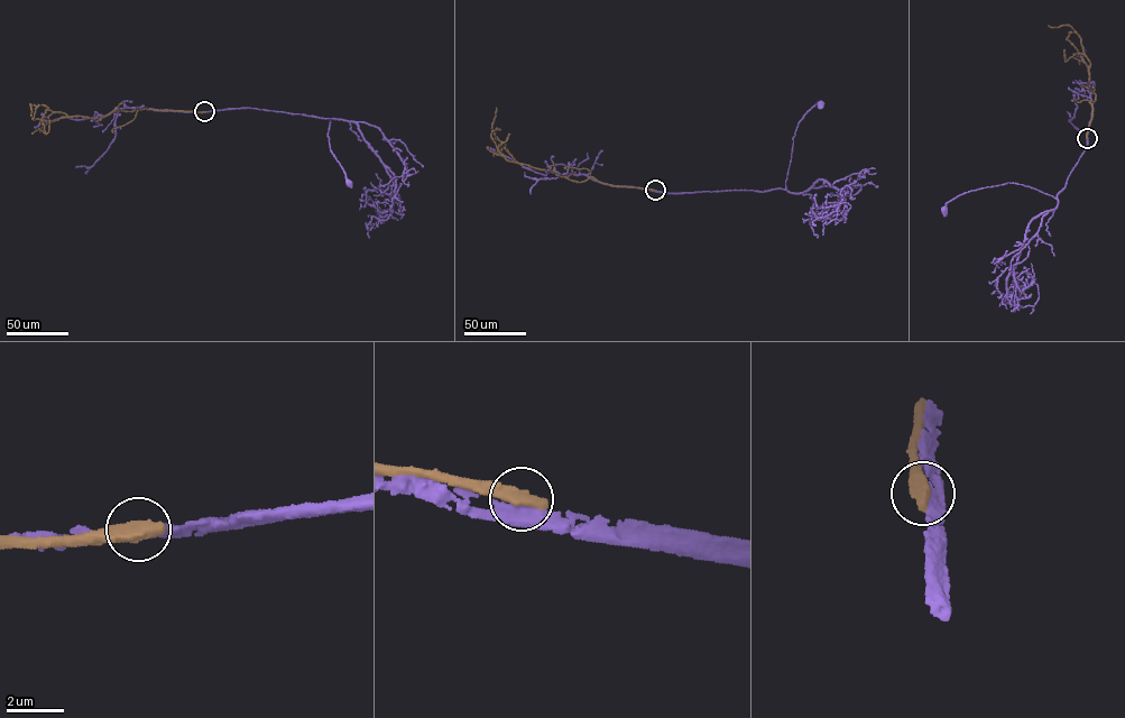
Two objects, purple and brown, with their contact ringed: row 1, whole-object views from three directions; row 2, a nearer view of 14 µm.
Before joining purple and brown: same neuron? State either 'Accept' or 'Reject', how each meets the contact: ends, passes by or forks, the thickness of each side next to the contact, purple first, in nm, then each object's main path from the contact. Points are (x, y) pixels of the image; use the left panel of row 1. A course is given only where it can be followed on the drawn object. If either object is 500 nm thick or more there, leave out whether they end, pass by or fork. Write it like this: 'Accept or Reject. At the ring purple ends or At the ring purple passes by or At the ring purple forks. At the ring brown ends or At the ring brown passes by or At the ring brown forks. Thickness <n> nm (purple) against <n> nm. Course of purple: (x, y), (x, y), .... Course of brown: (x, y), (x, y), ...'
Reject. Thickness 400 nm (purple) against 600 nm. Course of purple: (204, 112), (250, 108), (331, 119), (330, 149), (348, 183). Course of brown: (204, 111), (145, 108), (118, 110), (98, 118), (67, 116), (44, 106), (30, 104), (30, 116)

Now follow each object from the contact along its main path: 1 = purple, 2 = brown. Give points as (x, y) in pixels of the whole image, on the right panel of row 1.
1: (1087, 138), (1084, 153), (1057, 198), (1007, 182), (961, 194), (943, 210)
2: (1087, 138), (1094, 111), (1089, 101), (1094, 101), (1096, 97), (1087, 86), (1089, 62), (1072, 27), (1048, 26)

